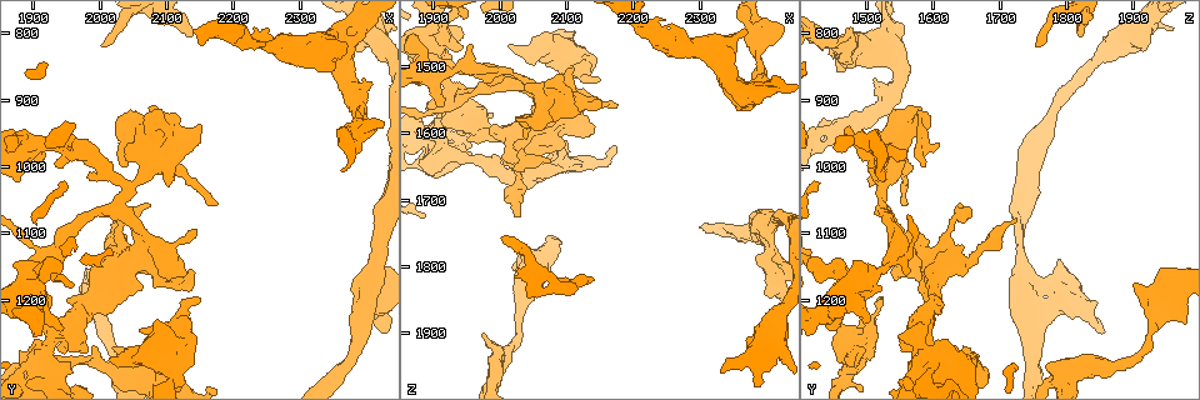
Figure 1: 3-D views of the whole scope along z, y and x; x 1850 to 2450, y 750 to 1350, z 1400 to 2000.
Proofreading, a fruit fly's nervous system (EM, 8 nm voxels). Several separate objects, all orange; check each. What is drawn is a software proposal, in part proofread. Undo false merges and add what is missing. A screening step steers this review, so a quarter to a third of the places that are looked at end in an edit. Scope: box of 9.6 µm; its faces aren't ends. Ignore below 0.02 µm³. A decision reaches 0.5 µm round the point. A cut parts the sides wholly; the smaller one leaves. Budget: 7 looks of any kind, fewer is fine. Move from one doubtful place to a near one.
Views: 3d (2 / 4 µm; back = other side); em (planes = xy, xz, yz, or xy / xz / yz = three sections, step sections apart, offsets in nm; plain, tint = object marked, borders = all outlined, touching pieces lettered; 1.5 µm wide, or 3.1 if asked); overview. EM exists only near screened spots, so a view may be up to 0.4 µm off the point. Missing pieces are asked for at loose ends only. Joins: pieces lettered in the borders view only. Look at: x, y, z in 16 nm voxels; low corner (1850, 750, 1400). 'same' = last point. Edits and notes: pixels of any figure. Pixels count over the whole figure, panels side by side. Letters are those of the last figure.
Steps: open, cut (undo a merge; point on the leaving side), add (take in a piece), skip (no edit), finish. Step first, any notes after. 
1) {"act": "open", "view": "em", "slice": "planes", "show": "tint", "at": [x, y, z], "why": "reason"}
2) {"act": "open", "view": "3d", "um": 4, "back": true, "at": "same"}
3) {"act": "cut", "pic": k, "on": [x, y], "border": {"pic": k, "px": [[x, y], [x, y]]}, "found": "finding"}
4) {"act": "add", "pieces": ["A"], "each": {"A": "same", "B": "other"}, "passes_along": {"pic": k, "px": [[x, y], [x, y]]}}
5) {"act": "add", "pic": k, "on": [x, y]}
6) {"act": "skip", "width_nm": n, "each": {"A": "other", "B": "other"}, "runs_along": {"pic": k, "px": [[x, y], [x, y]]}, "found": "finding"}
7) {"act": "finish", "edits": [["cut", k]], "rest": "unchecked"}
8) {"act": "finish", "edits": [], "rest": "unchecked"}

{"act": "open", "view": "3d", "um": 2, "at": [2175, 1060, 1560], "why": "thin end"}

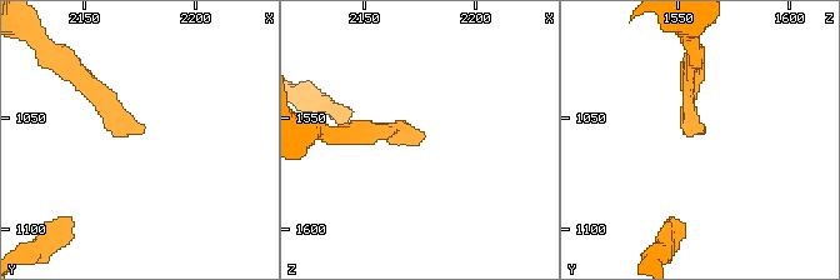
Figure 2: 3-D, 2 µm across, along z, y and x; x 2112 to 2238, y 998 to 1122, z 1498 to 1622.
{"act": "open", "view": "em", "slice": "planes", "show": "borders", "at": [2176, 1057, 1561]}

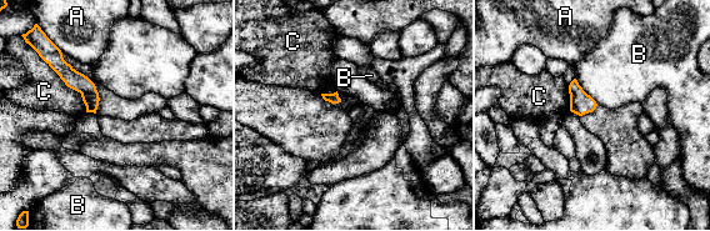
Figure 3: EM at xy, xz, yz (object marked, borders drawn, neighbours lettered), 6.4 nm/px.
{"act": "skip", "longest_contact_nm": ["C", 420], "each": {"A": "other", "B": "other", "C": "other"}, "border": {"pic": 3, "px": [[575, 78], [578, 84], [598, 104]]}, "found": "no lettered piece goes on from it"}

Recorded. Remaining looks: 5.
{"act": "open", "view": "3d", "um": 2, "at": [2370, 890, 1535], "why": "a fork"}

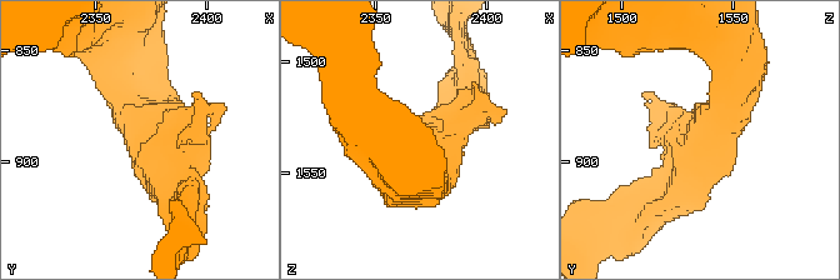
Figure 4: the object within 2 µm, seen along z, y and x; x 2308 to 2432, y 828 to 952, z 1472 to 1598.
{"act": "open", "view": "em", "slice": "yz", "step": 8, "show": "borders", "at": [2374, 891, 1537]}

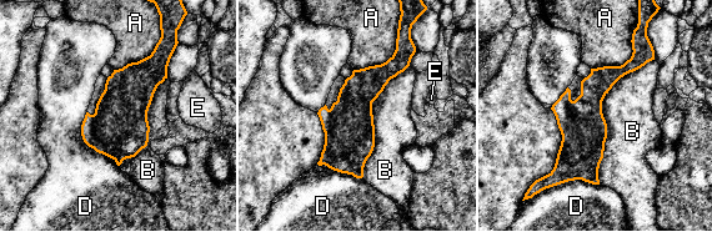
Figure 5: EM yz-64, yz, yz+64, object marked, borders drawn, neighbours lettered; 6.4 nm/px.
{"act": "open", "view": "em", "slice": "planes", "show": "borders", "at": "same", "why": "another direction"}

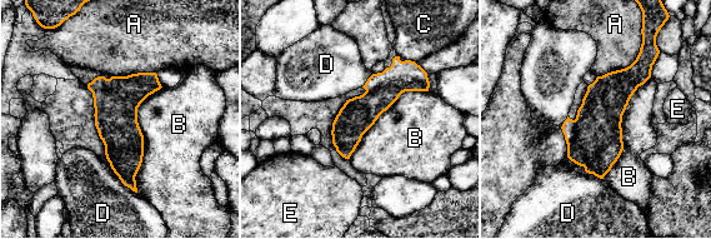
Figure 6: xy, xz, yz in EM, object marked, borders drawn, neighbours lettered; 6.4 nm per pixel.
{"act": "skip", "each": {"A": "other", "B": "other", "C": "other", "D": "other", "E": "other"}, "runs_along": {"pic": 6, "px": [[425, 83], [394, 83], [339, 148]]}, "found": "continuous, no second cell"}

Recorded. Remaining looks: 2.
{"act": "open", "view": "3d", "um": 4, "at": [2140, 805, 1820], "why": "free end"}

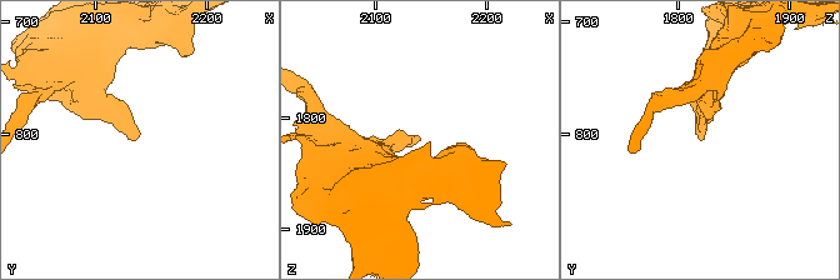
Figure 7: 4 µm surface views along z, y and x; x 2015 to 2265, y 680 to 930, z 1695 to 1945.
{"act": "open", "view": "em", "slice": "planes", "show": "borders", "at": [2140, 802, 1818]}

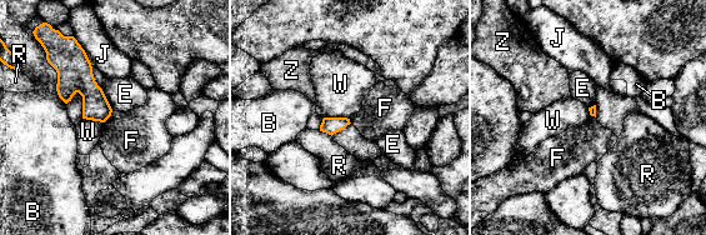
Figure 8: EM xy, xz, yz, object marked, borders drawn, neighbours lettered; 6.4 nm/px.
{"act": "skip", "each": {"B": "other", "E": "other", "F": "other", "J": "other", "R": "other", "W": "other", "Z": "other"}, "border": {"pic": 8, "px": [[113, 110], [104, 123]]}, "found": "none of them fits"}

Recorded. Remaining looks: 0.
{"act": "finish", "edits": [], "rest": "unchecked"}

